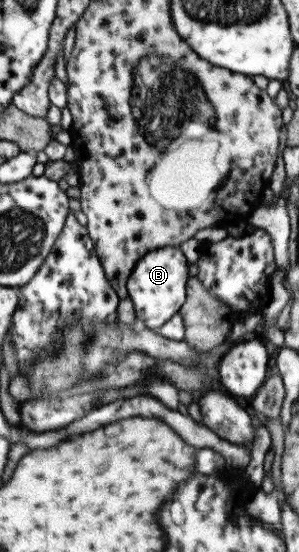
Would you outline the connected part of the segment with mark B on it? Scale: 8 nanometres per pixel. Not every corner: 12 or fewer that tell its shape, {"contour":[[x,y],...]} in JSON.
{"contour":[[146,253],[126,283],[136,323],[156,331],[179,314],[189,262]]}

